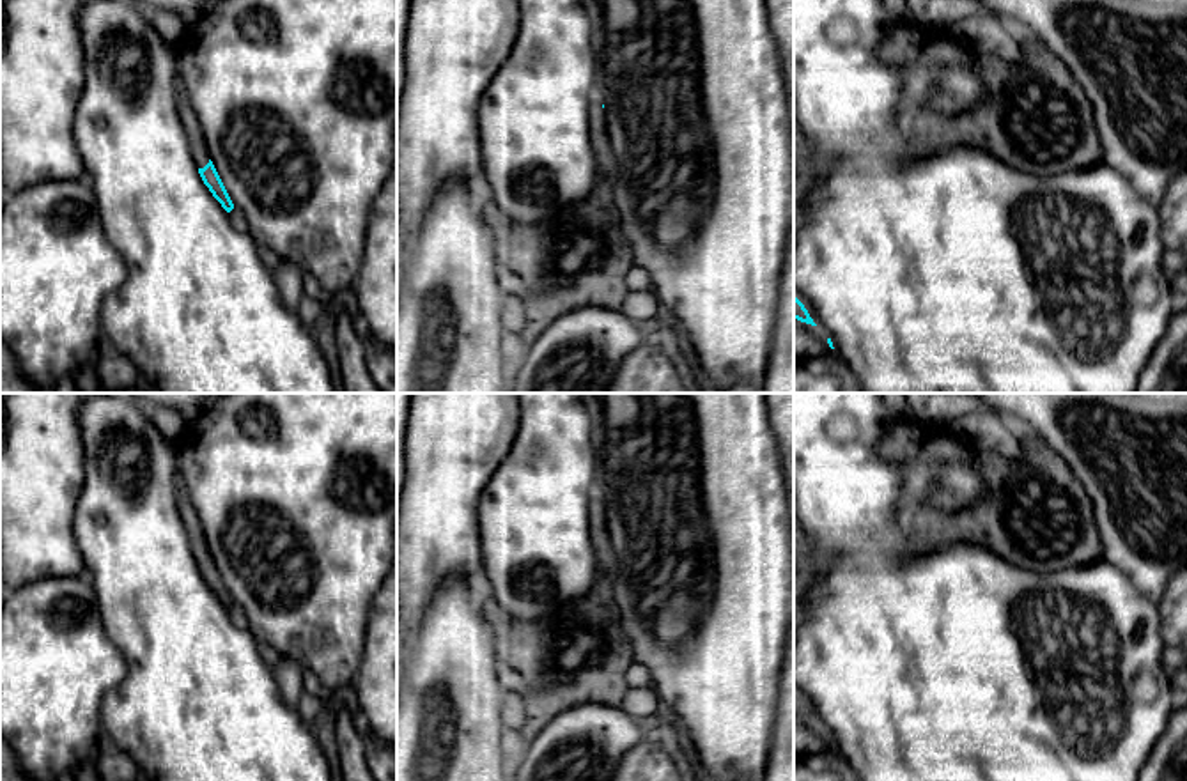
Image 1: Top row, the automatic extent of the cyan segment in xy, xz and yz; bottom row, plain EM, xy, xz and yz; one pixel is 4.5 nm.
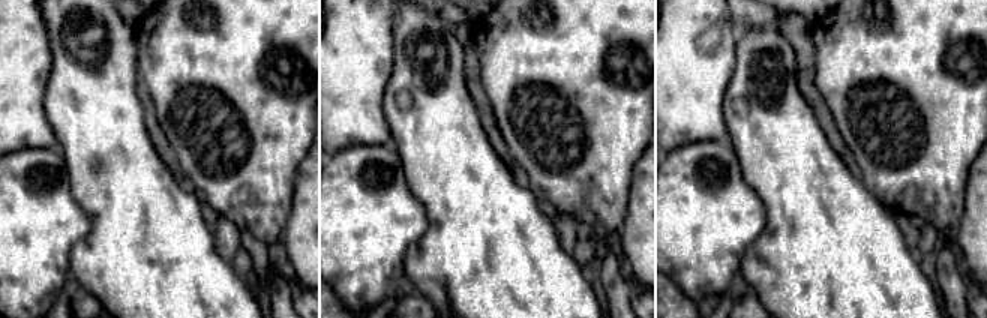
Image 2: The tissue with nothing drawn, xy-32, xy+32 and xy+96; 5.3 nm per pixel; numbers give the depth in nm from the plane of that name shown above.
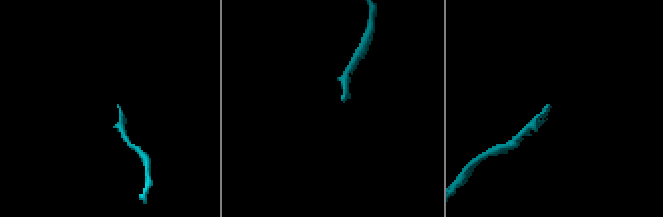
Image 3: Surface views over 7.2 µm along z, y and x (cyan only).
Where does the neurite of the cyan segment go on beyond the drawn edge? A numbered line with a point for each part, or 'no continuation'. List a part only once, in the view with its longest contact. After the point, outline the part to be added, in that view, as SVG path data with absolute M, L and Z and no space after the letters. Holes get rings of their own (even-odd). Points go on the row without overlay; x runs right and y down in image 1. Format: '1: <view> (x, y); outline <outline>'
1: xy (197, 542); outline M179 471L179 514L190 535L190 547L197 565L204 565L209 560L207 544L204 538L204 530L200 519L184 491L182 475Z

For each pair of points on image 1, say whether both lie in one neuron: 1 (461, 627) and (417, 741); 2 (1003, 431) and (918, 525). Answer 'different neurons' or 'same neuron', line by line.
1: same neuron
2: different neurons

